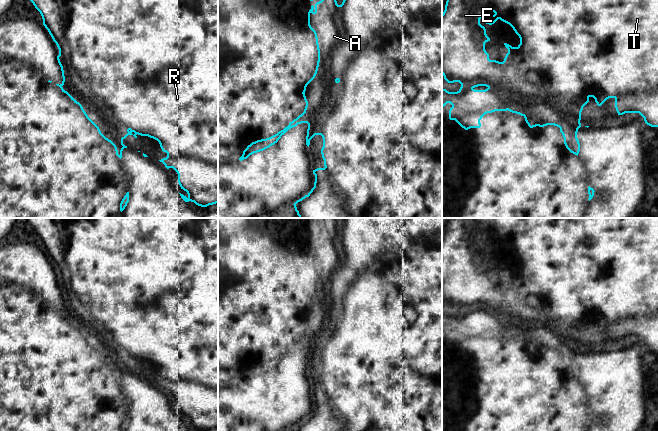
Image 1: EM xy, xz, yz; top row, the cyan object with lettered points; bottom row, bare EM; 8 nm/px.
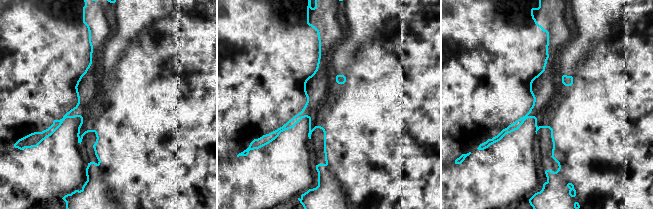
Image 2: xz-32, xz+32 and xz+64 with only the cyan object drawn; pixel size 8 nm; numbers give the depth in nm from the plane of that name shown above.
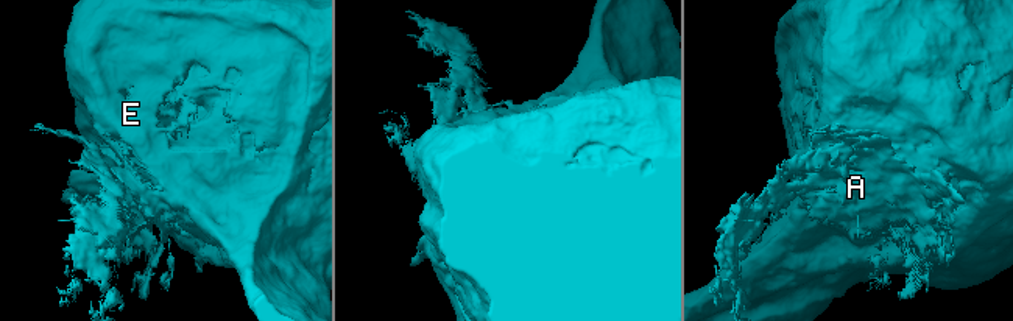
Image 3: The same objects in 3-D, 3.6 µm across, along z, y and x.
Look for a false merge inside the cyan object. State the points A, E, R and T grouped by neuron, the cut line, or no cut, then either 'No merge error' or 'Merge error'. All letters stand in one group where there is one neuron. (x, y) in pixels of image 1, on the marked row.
Groups: A / E R T. Split along xz (337, 4), (344, 37), (304, 112). Merge error

